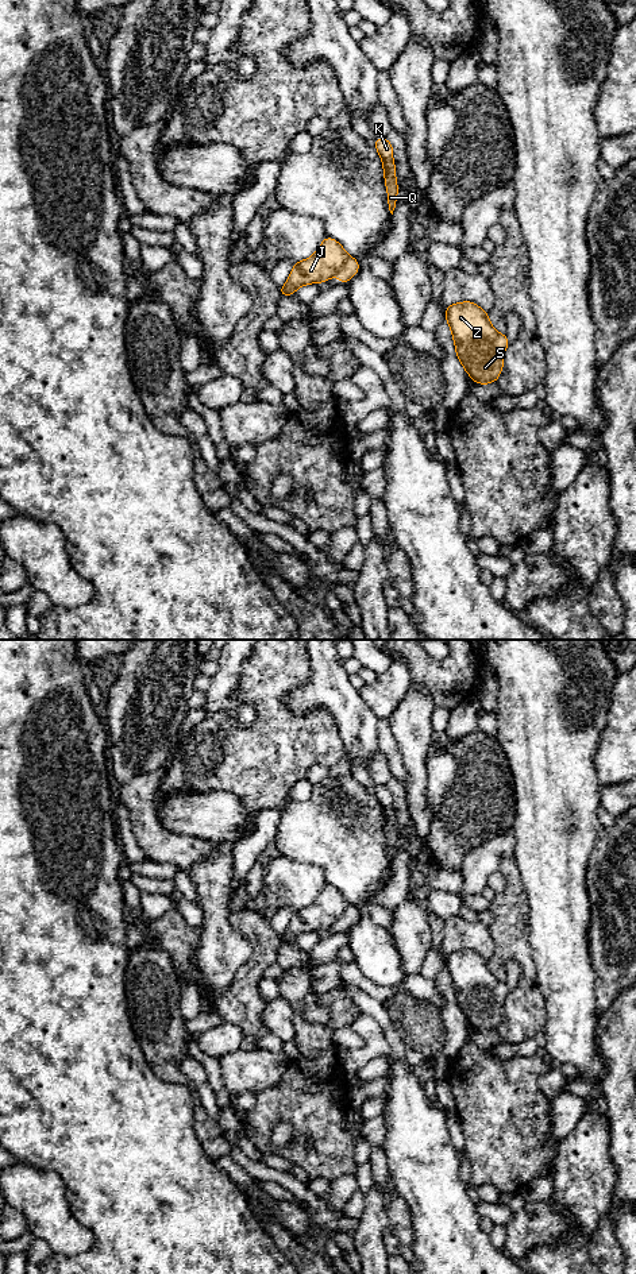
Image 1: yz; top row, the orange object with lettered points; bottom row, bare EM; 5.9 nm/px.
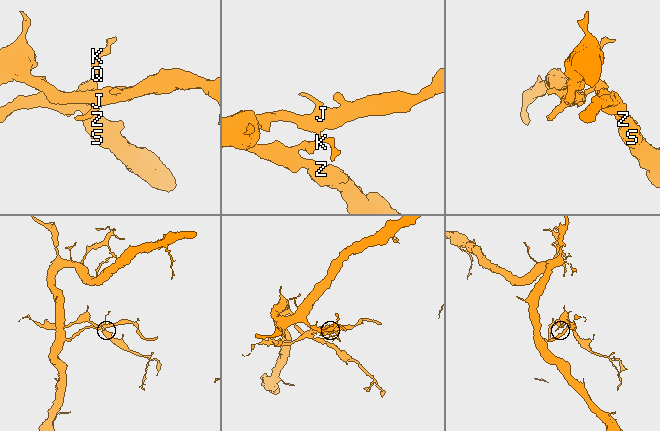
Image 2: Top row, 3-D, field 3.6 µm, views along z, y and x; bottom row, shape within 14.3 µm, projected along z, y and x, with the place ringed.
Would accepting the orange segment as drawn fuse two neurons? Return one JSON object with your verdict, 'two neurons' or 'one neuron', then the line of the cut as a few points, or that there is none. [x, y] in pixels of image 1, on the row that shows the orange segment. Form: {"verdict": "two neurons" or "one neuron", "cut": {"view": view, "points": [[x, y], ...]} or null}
{"verdict": "two neurons", "cut": {"view": "yz", "points": [[350, 257], [336, 273]]}}

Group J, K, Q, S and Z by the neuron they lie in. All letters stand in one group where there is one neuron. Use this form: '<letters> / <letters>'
J / K Q S Z

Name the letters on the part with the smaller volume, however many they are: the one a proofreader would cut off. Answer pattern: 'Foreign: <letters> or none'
Foreign: J

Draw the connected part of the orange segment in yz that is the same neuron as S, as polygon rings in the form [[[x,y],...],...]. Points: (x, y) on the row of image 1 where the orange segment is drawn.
[[[471,301],[446,308],[459,362],[475,383],[497,382],[509,339],[496,331],[487,313]]]

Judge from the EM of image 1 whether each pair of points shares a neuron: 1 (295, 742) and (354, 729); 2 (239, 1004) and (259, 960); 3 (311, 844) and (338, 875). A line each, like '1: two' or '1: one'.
1: two
2: one
3: one

